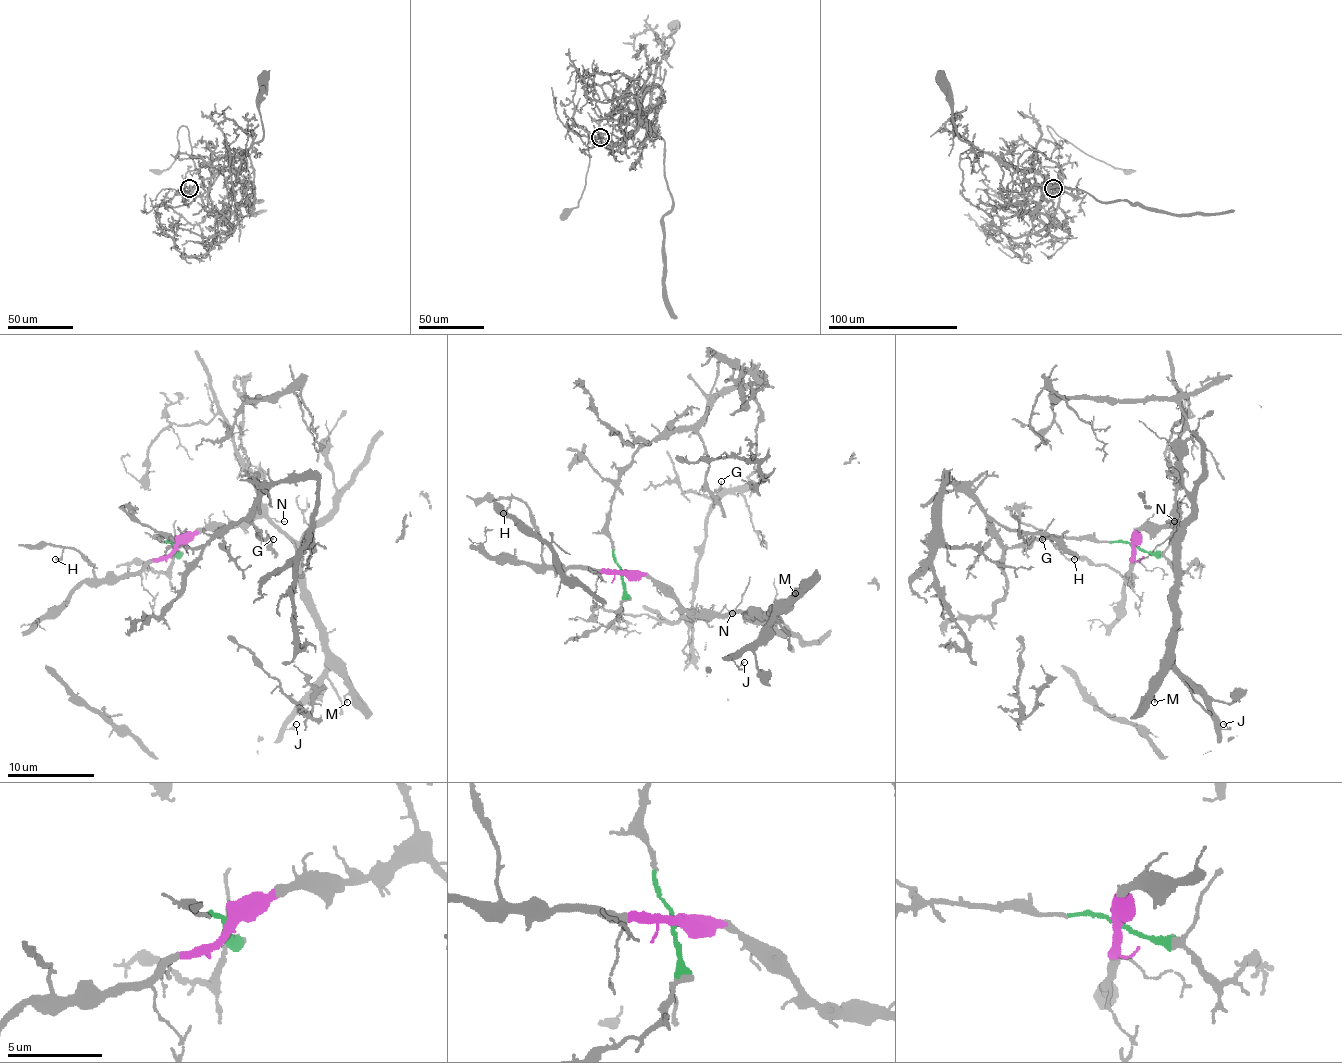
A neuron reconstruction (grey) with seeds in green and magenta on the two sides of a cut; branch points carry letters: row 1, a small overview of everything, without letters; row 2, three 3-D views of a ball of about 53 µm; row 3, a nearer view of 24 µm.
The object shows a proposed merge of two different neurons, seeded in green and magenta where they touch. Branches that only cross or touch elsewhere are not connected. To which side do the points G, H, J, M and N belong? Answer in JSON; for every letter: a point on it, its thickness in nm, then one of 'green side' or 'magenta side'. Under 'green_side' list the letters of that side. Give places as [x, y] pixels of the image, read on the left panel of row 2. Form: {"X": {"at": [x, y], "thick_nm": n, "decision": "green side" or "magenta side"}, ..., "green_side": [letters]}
{"G": {"at": [273, 539], "thick_nm": 120, "decision": "green side"}, "H": {"at": [55, 559], "thick_nm": 170, "decision": "magenta side"}, "J": {"at": [296, 724], "thick_nm": 60, "decision": "magenta side"}, "M": {"at": [347, 702], "thick_nm": 150, "decision": "magenta side"}, "N": {"at": [284, 521], "thick_nm": 90, "decision": "magenta side"}, "green_side": ["G"]}

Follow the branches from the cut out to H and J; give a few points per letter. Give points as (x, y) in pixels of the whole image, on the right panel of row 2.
H: (1135, 546), (1133, 568), (1126, 581), (1107, 565), (1096, 565), (1059, 548), (1068, 559), (1074, 559)
J: (1135, 546), (1139, 531), (1159, 531), (1174, 518), (1172, 668), (1205, 700), (1216, 722), (1224, 728), (1222, 724)

